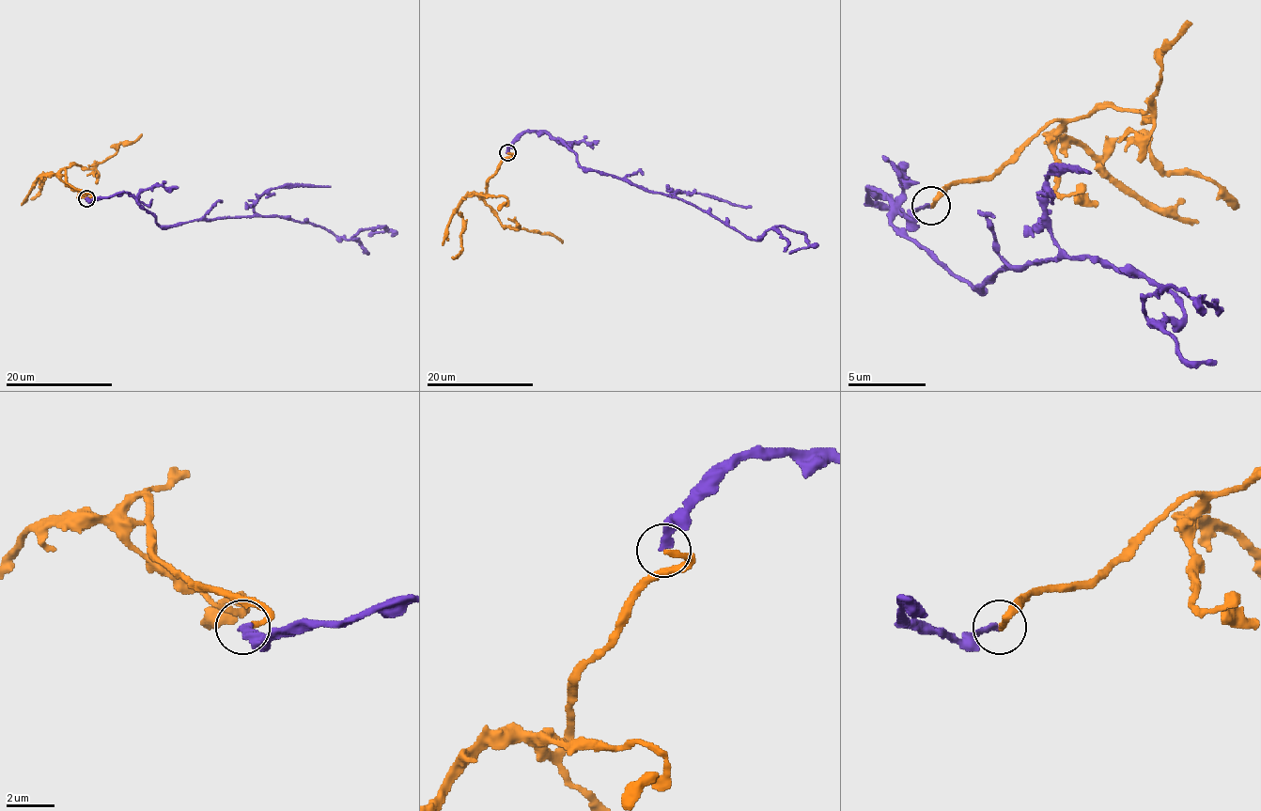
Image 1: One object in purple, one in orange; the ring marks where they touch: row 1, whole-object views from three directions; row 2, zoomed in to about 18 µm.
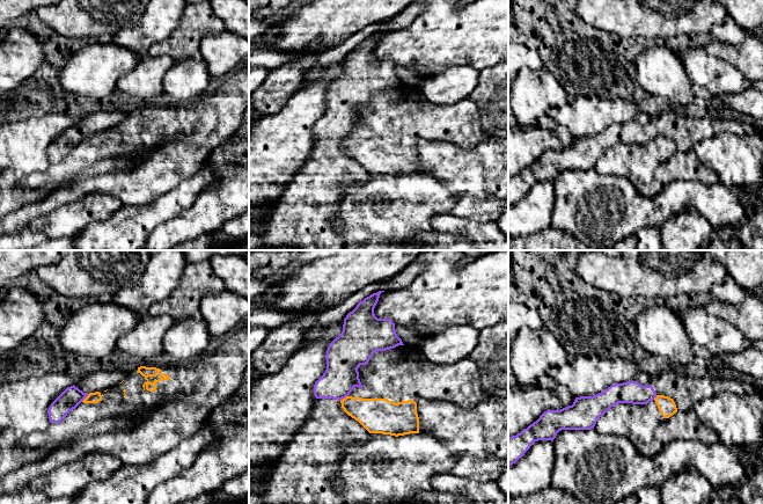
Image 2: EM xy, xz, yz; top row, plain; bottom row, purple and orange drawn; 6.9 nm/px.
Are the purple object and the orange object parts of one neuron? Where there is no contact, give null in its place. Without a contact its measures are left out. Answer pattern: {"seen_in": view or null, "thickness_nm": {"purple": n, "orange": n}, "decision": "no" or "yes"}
{"seen_in": "xy", "thickness_nm": {"purple": 150, "orange": 80}, "decision": "no"}

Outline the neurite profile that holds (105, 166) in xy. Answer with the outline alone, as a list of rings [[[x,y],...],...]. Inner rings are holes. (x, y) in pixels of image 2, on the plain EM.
[[[120,158],[120,159],[107,159],[98,161],[93,167],[88,168],[85,173],[82,173],[79,177],[93,177],[98,174],[112,173],[116,169],[125,169],[130,166],[130,161]]]

